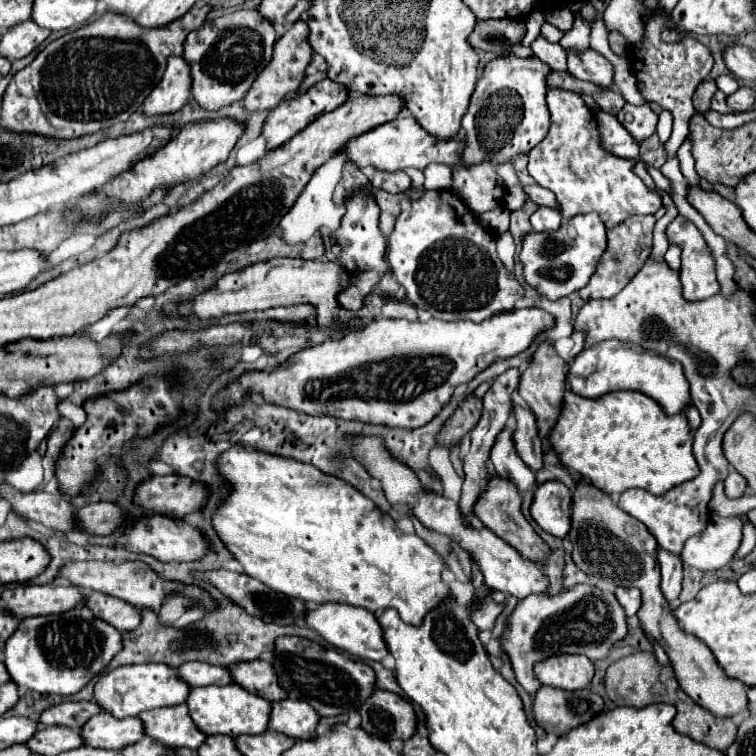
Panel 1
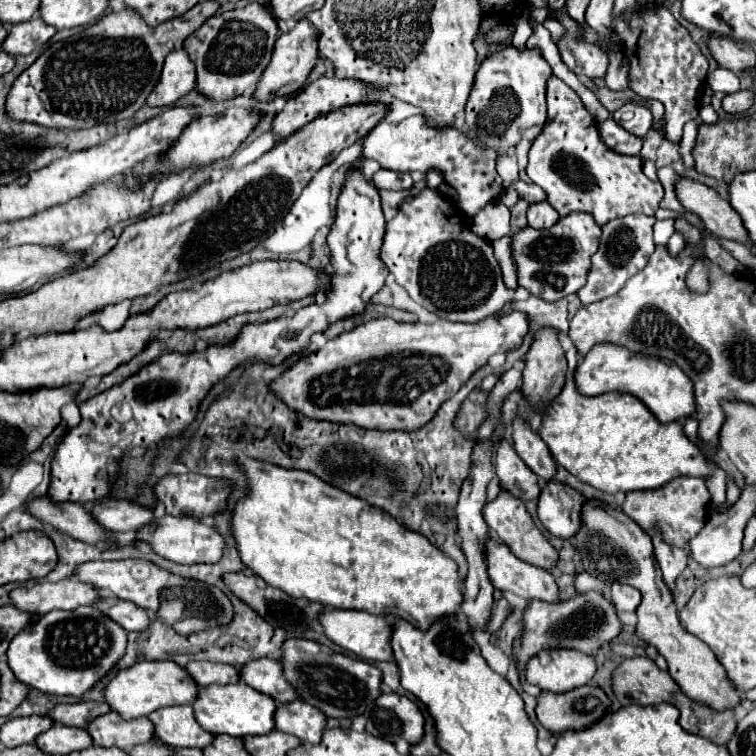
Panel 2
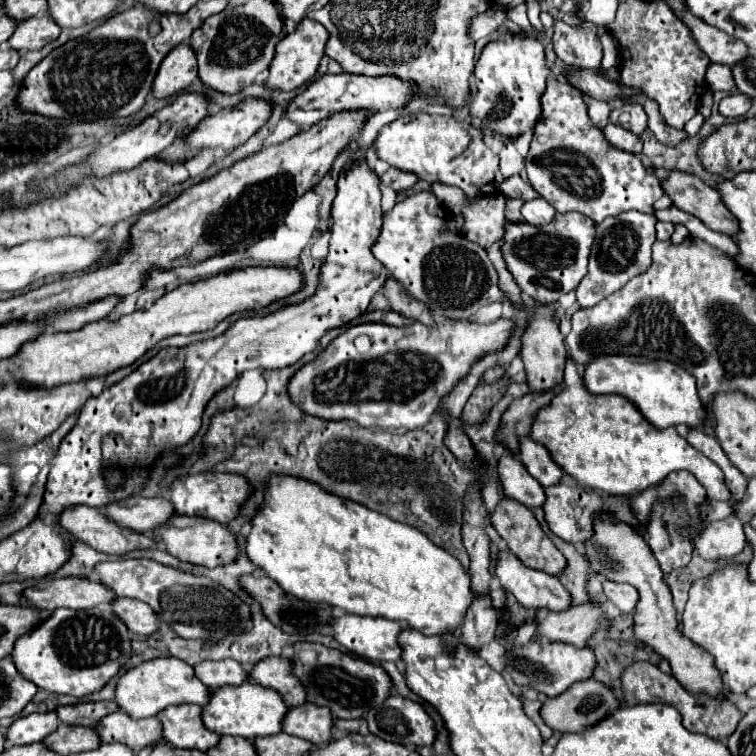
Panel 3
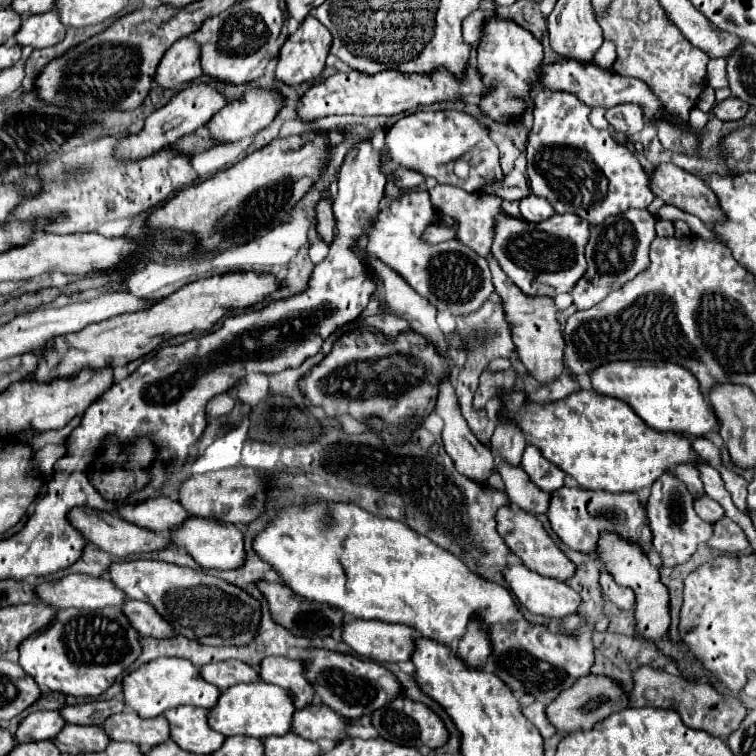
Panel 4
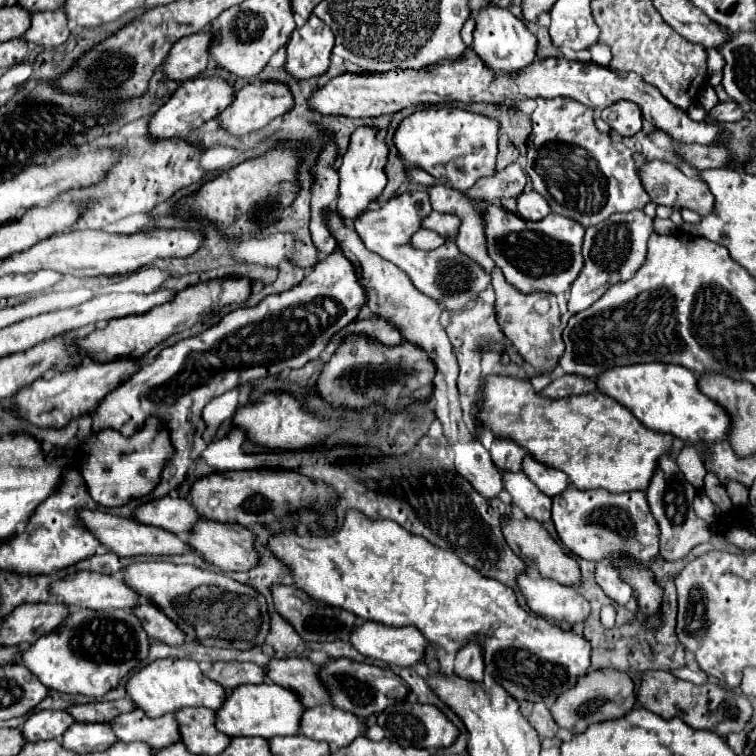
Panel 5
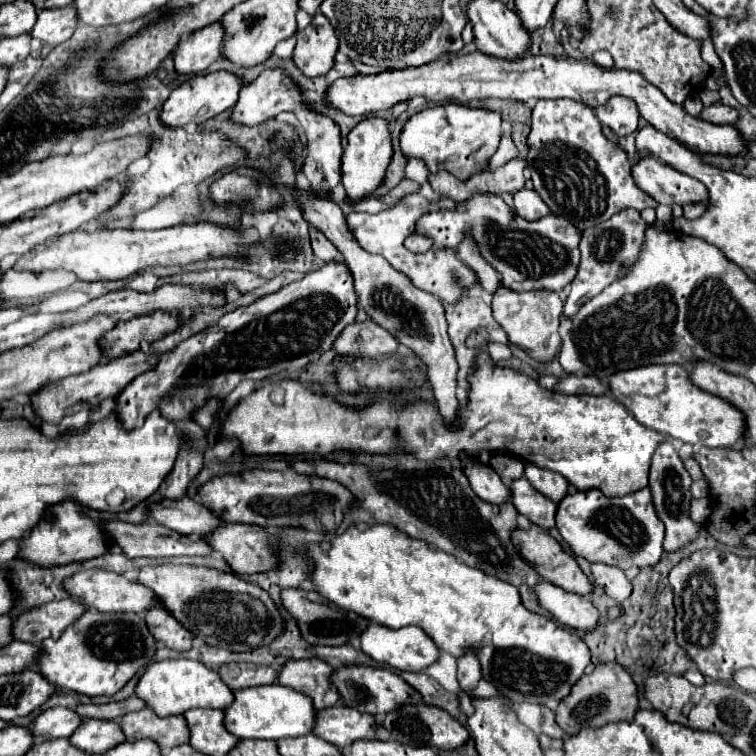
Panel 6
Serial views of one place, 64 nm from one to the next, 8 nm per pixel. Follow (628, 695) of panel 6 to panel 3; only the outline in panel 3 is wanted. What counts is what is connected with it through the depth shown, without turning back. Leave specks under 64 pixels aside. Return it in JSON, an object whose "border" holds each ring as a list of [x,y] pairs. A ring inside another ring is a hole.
{"border":[[[588,678],[588,680],[580,680],[580,682],[572,684],[572,688],[568,688],[568,692],[564,692],[552,700],[546,700],[540,714],[552,730],[564,734],[564,732],[582,732],[582,730],[592,728],[598,720],[606,718],[618,706],[620,706],[618,698],[606,684],[598,682],[596,678]]]}

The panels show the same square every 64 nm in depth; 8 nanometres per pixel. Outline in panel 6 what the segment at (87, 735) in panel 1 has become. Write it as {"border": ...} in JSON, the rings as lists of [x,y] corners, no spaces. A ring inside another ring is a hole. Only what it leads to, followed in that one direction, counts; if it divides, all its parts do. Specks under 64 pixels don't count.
{"border":[[[150,708],[130,712],[122,718],[124,734],[130,742],[152,738],[160,748],[176,748],[190,742],[190,728],[184,716],[158,716]]]}

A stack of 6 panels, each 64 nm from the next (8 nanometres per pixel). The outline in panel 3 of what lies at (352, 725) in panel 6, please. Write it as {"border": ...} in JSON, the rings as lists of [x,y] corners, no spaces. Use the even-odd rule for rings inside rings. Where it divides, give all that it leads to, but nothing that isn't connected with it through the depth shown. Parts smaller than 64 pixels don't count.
{"border":[[[302,704],[300,708],[290,708],[284,718],[284,732],[304,738],[312,744],[332,740],[334,716],[328,708],[316,704]]]}

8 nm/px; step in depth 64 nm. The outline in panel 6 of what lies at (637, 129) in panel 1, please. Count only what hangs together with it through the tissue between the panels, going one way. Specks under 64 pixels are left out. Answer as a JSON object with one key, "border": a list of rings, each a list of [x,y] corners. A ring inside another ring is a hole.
{"border":[[[612,96],[606,104],[596,108],[596,116],[604,126],[610,126],[618,136],[636,132],[638,128],[638,108],[632,100],[624,96]]]}

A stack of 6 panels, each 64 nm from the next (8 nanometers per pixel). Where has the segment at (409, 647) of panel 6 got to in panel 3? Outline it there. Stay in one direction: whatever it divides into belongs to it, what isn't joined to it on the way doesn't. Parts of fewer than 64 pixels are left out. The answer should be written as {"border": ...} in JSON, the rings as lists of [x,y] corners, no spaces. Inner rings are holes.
{"border":[[[346,614],[342,618],[334,618],[332,628],[336,632],[334,638],[364,660],[396,662],[402,658],[402,646],[398,642],[402,632],[400,622]]]}

